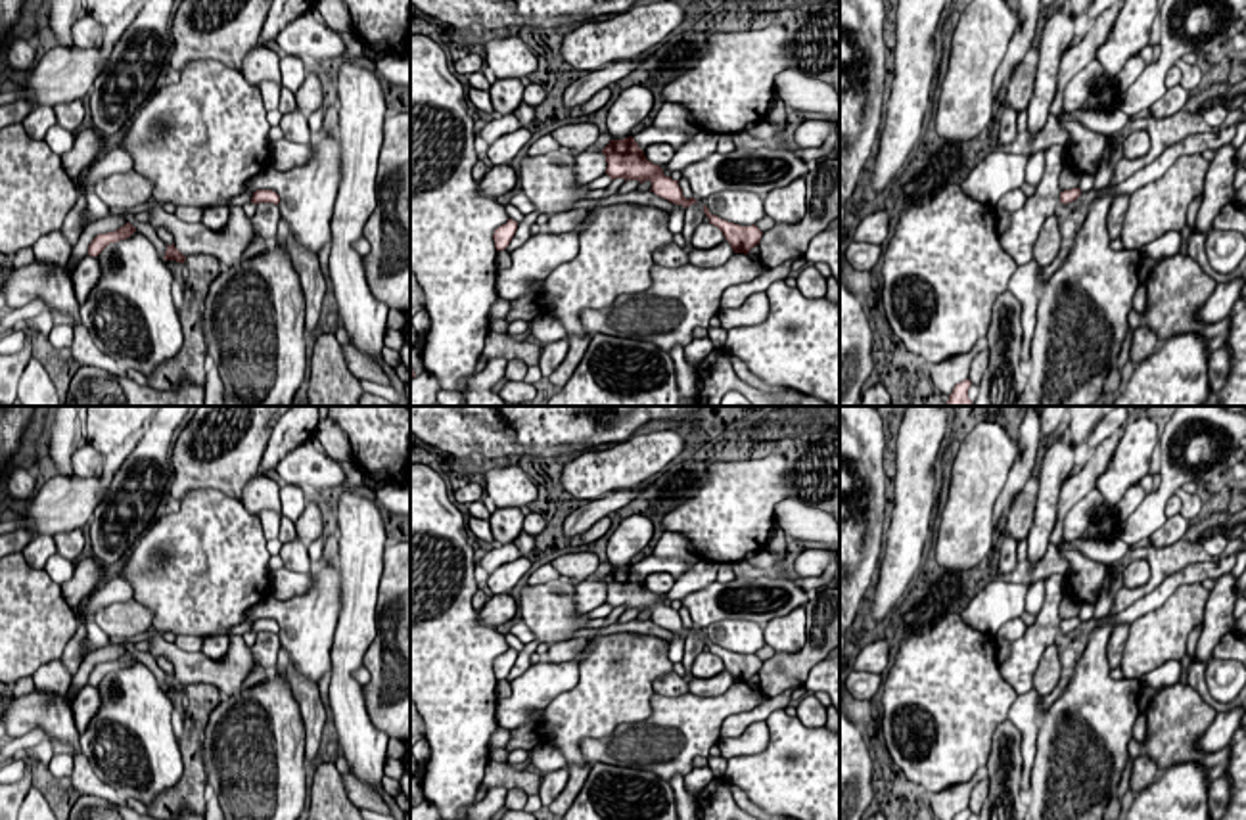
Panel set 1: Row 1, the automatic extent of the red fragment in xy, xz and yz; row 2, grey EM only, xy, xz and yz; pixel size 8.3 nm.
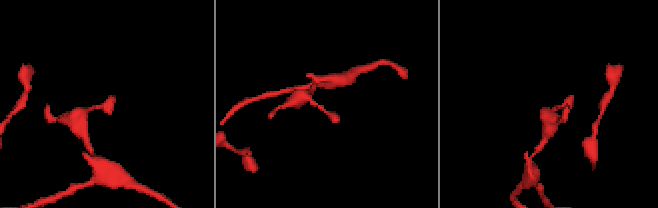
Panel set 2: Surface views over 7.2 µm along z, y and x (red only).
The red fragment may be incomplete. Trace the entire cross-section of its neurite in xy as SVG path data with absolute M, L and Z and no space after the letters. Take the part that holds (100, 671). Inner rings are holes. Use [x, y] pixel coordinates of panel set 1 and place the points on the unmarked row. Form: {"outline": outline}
{"outline": "M127 651L125 655L121 655L115 661L107 661L107 663L98 663L92 672L88 674L88 684L90 686L98 686L109 672L121 671L130 667L136 661L136 657Z"}

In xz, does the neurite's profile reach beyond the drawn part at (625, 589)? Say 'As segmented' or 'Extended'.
As segmented

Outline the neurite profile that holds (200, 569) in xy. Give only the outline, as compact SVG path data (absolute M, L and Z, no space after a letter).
M217 489L188 490L178 512L167 512L130 548L119 577L132 584L132 598L153 613L153 628L176 636L228 636L228 630L245 621L247 611L272 594L268 548L259 515L249 513L242 500Z

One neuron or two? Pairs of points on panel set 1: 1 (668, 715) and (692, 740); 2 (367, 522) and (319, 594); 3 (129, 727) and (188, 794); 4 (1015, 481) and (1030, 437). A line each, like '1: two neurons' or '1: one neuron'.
1: one neuron
2: two neurons
3: two neurons
4: one neuron

